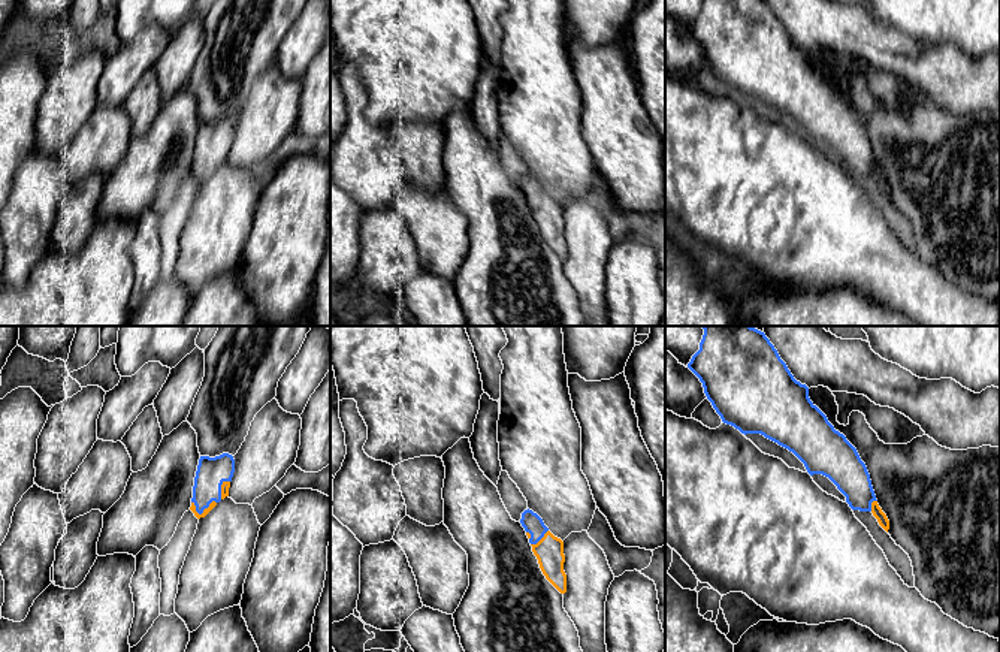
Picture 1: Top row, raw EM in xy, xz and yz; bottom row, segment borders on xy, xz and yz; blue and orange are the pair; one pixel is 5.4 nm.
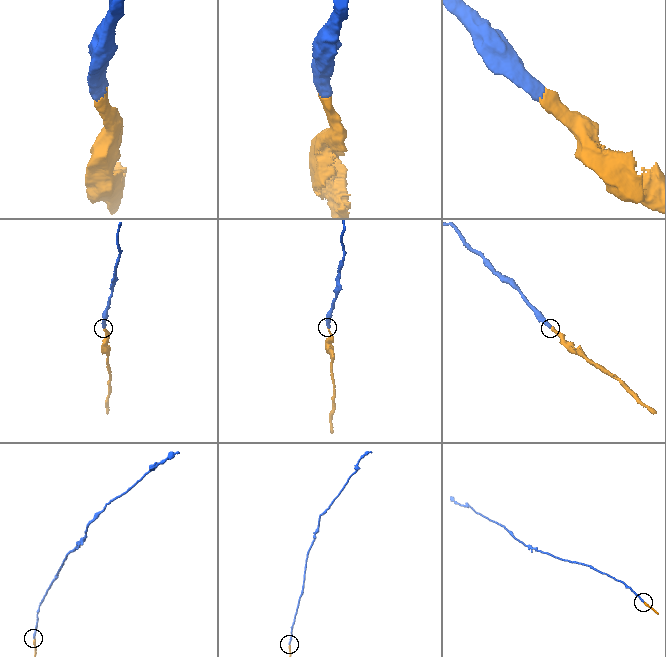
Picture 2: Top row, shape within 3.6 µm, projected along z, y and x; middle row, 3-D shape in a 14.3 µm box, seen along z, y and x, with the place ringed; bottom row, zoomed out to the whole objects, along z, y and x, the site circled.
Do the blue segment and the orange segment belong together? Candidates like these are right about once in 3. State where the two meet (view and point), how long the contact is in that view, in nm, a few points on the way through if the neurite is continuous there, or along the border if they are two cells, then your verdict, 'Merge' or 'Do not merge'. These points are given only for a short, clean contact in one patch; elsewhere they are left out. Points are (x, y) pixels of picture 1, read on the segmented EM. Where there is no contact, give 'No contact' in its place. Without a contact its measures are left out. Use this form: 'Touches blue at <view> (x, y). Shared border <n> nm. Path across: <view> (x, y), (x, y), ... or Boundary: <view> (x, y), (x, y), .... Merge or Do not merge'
Touches blue at xy (202, 512). Shared border 140 nm. Path across: xy (211, 471), (211, 486), (202, 512), (213, 504). Merge

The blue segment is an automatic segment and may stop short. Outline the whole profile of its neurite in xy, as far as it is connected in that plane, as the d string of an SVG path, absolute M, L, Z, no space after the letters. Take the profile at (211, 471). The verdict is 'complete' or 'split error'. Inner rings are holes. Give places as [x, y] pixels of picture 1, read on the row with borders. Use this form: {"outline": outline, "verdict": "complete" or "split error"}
{"outline": "M232 455L200 456L190 507L197 519L205 517L221 499L229 496L233 473L235 459Z", "verdict": "split error"}

